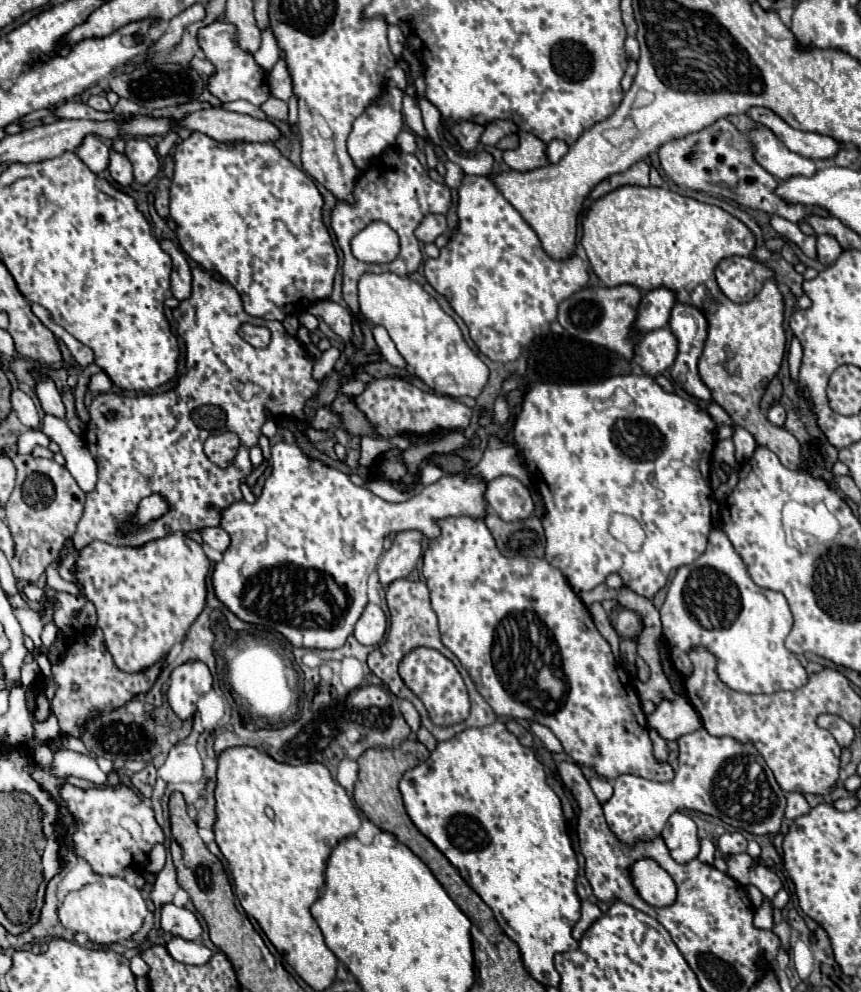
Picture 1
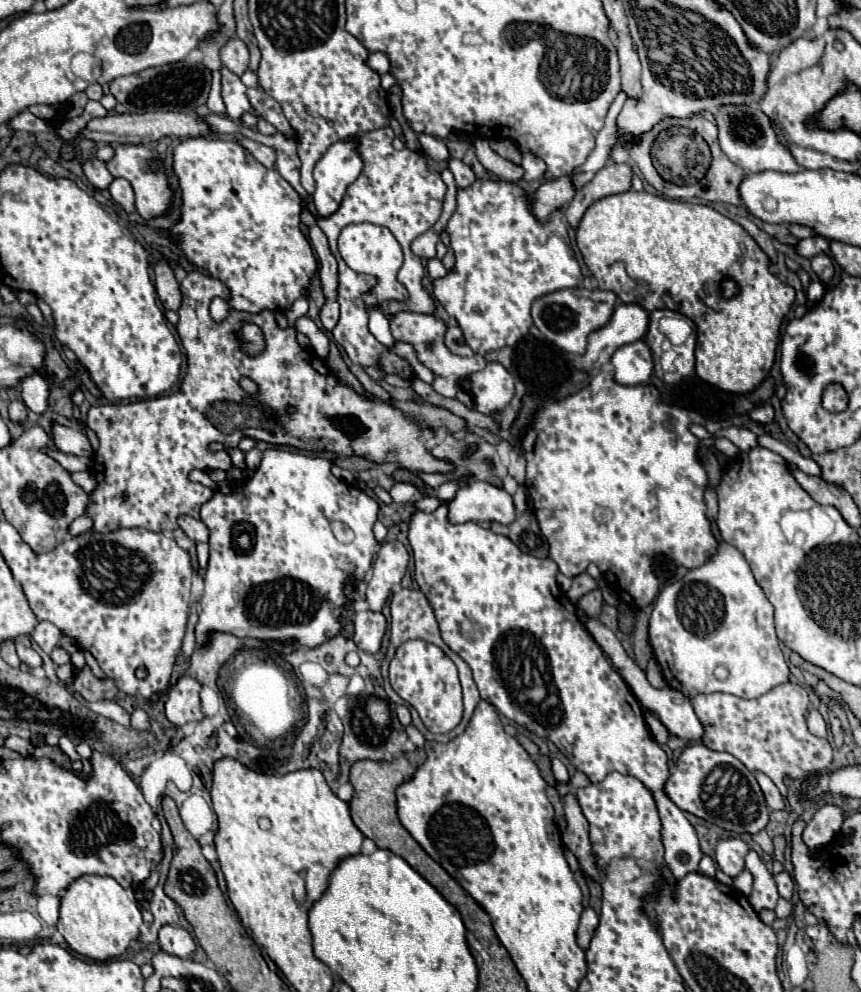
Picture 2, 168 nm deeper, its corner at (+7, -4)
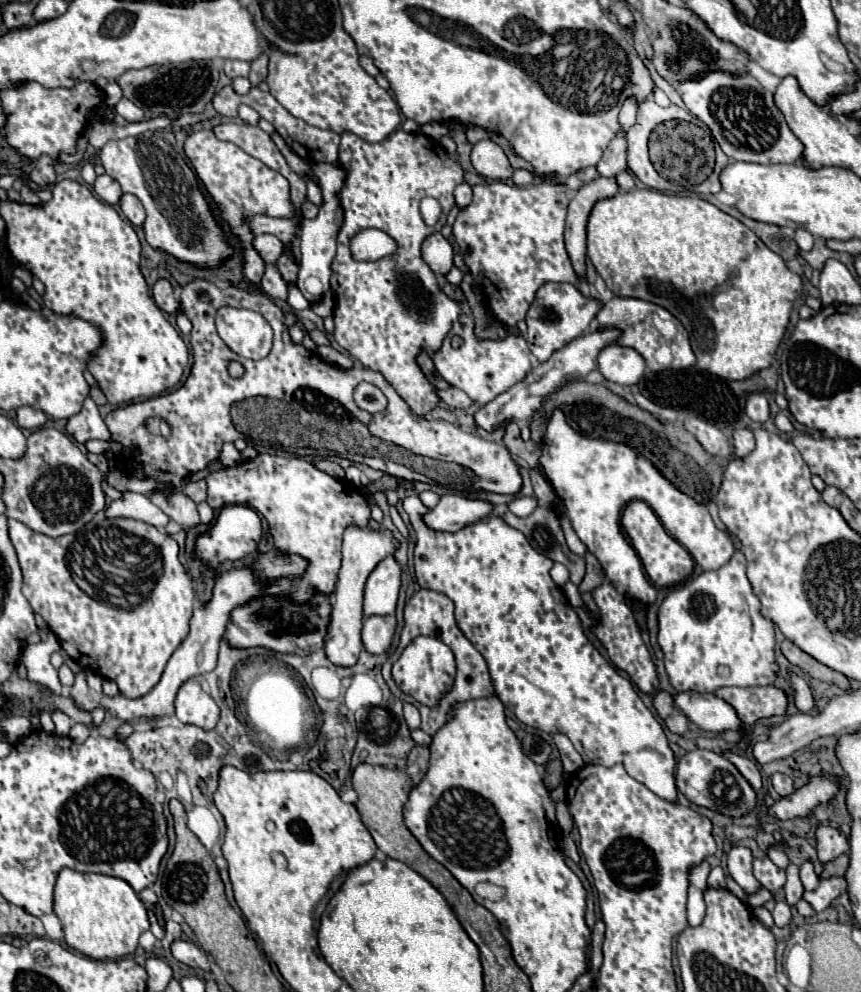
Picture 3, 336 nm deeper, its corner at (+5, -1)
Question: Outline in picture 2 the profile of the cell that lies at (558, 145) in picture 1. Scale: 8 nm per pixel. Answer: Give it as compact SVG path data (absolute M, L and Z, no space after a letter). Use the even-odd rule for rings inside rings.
M523 151L523 169L525 169L525 181L535 181L543 179L547 165L541 157L537 157L533 151Z

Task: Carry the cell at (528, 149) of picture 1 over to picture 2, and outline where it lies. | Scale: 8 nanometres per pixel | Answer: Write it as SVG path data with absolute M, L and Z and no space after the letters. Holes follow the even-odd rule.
M479 136L473 144L475 151L477 151L477 159L481 161L481 165L483 165L489 173L493 173L493 175L497 175L499 179L509 181L509 183L517 183L519 179L523 179L523 167L511 163L509 159L499 157L499 155L491 149L488 138Z

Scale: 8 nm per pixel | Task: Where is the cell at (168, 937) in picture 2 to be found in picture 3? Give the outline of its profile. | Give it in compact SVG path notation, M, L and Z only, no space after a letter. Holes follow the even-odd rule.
M175 940L175 942L171 944L171 954L173 954L173 958L175 958L177 962L181 962L181 964L185 964L185 966L201 968L201 970L205 970L205 972L211 972L211 964L209 964L207 954L205 954L199 946L195 946L195 944L191 944L191 942Z

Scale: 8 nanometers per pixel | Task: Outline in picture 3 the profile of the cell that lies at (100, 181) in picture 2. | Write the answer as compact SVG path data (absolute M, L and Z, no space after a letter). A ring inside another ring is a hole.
M107 174L97 176L93 188L95 188L97 196L99 196L101 200L105 200L107 204L117 204L117 202L121 200L121 196L123 196L123 190L121 190L121 186L117 184L117 180L113 180L113 178L107 176Z

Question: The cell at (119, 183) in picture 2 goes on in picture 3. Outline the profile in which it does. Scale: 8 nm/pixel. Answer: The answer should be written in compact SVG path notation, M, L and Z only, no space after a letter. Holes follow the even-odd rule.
M123 194L123 198L121 198L121 210L123 210L123 214L127 216L127 220L133 226L143 226L143 222L145 222L145 210L143 210L143 204L137 200L137 196Z

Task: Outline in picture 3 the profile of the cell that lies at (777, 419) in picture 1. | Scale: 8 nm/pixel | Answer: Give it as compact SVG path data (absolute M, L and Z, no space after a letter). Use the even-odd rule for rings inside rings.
M761 392L747 394L745 412L755 422L767 422L767 418L769 418L769 402L767 402L765 394L761 394Z

